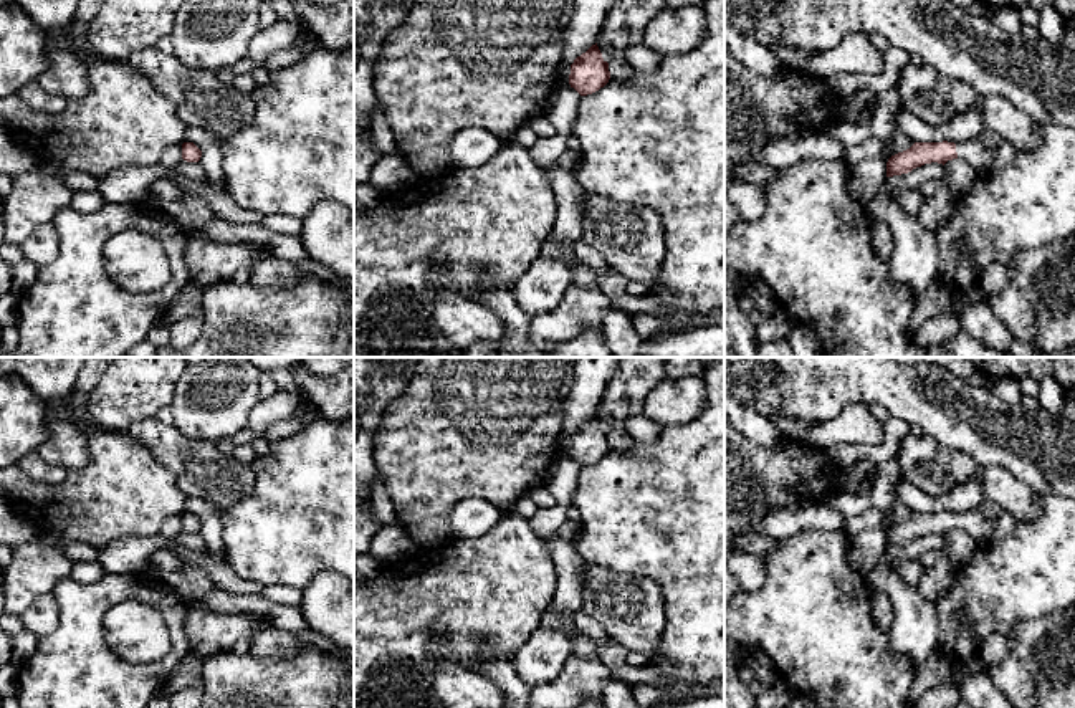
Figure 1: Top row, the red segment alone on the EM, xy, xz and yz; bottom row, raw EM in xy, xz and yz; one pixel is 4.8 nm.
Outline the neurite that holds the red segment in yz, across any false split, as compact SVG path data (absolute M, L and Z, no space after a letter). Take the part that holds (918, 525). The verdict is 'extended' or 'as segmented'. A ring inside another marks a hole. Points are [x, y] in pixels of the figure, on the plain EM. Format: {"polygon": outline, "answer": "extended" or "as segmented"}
{"polygon": "M984 498L966 513L915 513L910 519L888 529L886 548L908 544L931 533L944 536L953 529L964 529L977 546L986 546L1006 538L1015 526L1015 518L1006 508Z", "answer": "extended"}

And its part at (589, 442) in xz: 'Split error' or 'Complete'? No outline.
Complete

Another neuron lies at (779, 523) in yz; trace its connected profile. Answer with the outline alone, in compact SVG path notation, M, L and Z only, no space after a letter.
M802 501L792 508L774 508L759 524L759 534L787 539L804 529L842 531L843 516L827 503Z

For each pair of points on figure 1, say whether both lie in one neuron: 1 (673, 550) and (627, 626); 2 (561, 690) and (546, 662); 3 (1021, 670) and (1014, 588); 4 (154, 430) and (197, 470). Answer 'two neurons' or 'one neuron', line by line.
1: two neurons
2: two neurons
3: two neurons
4: one neuron

